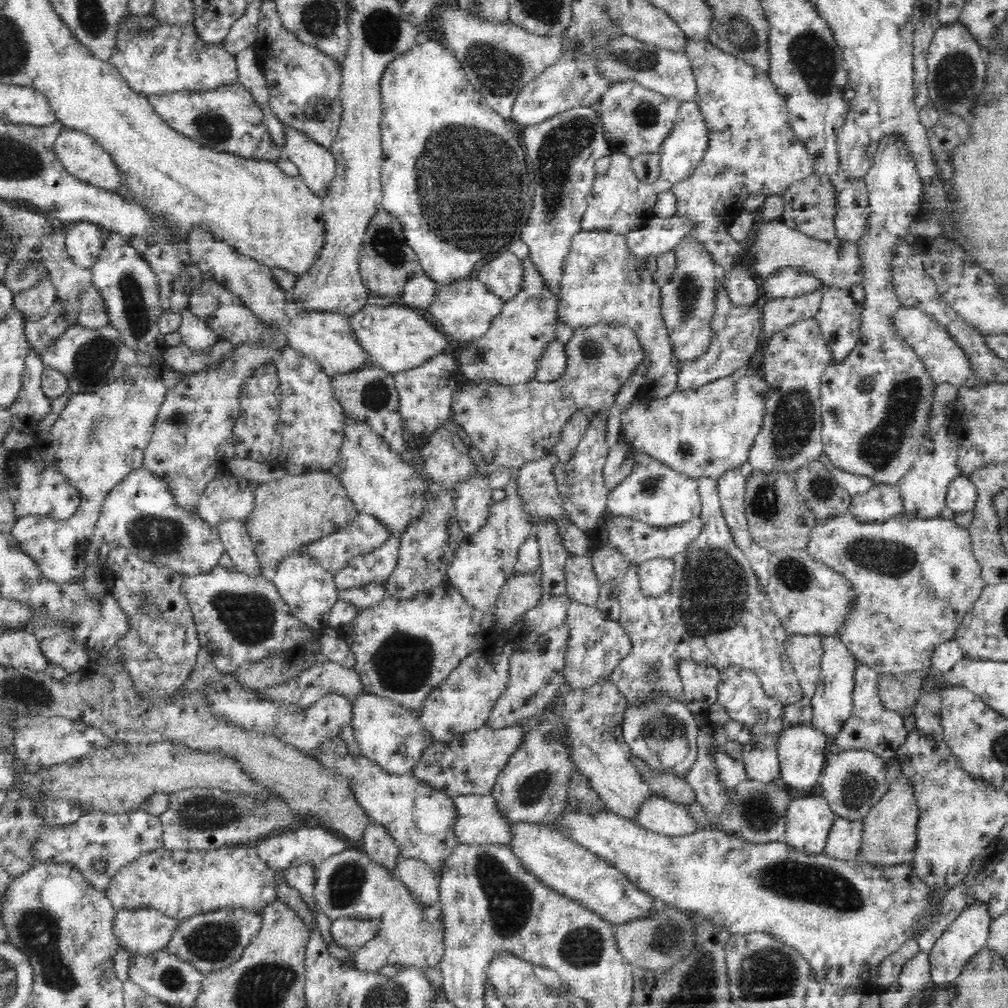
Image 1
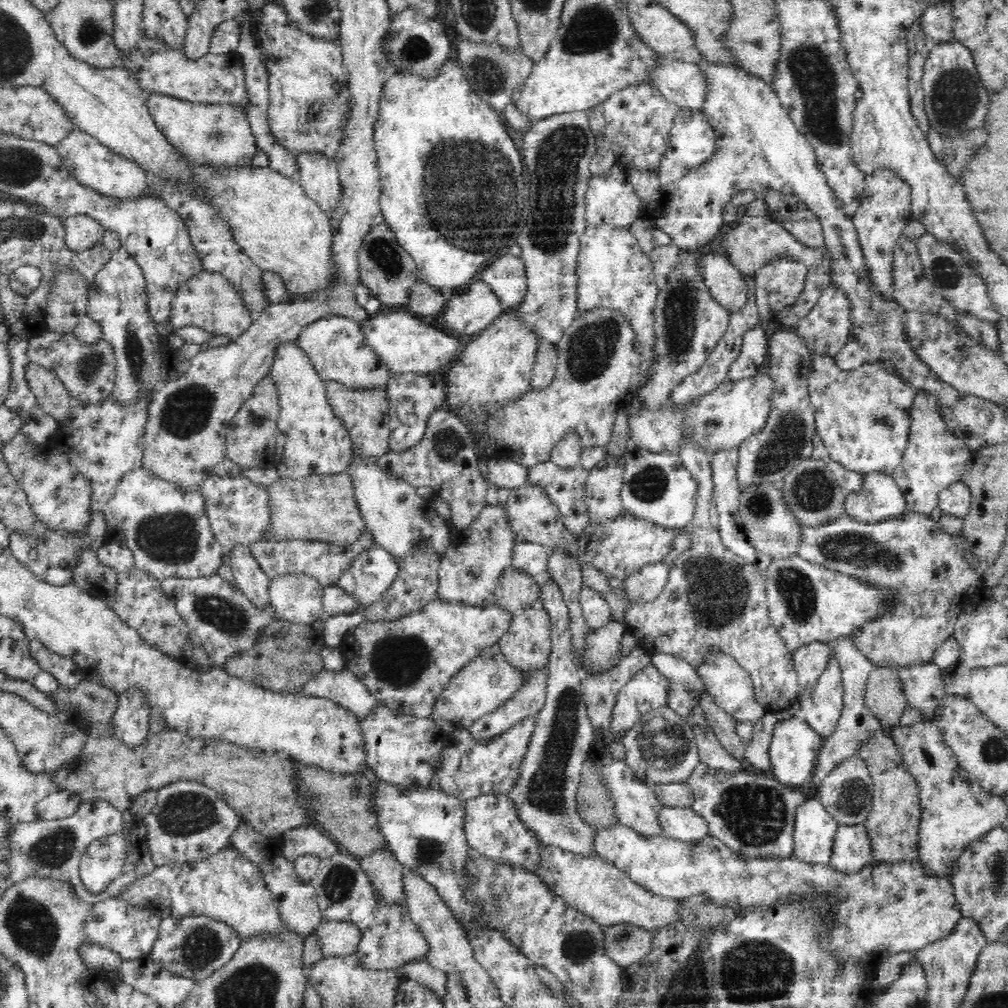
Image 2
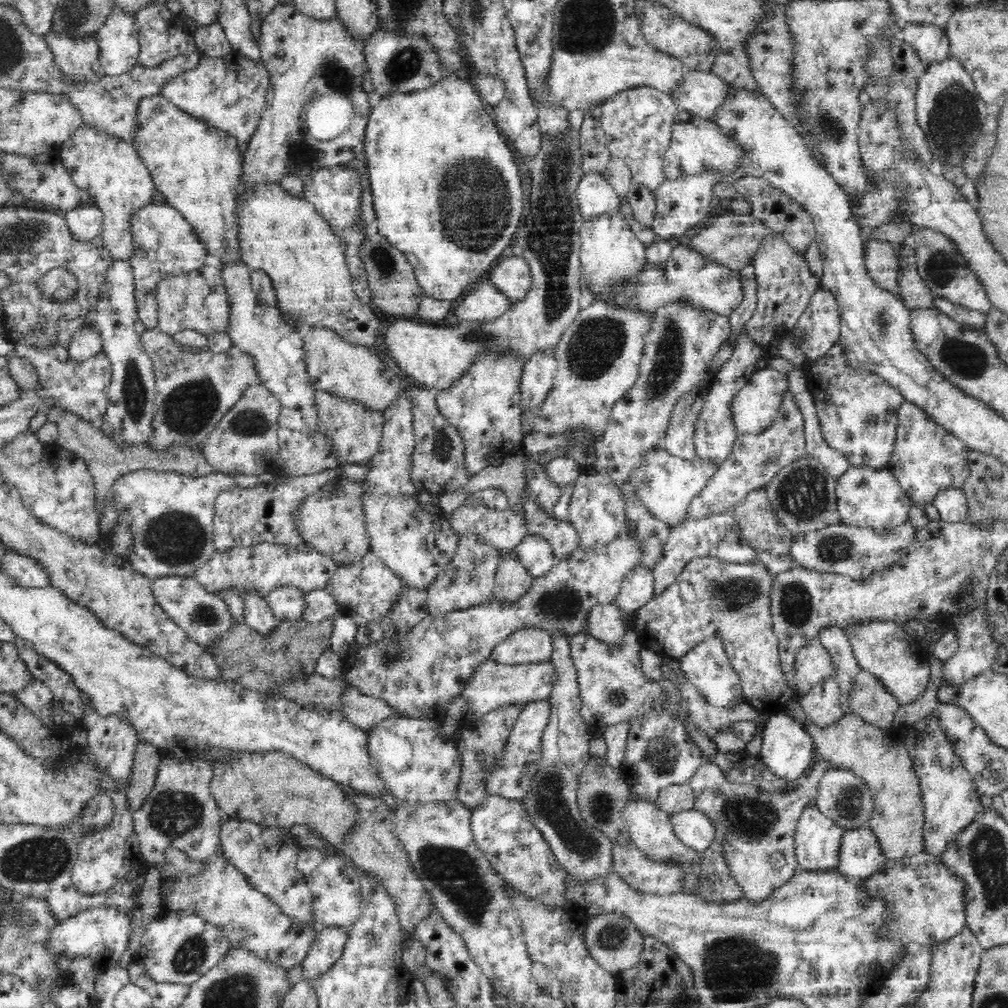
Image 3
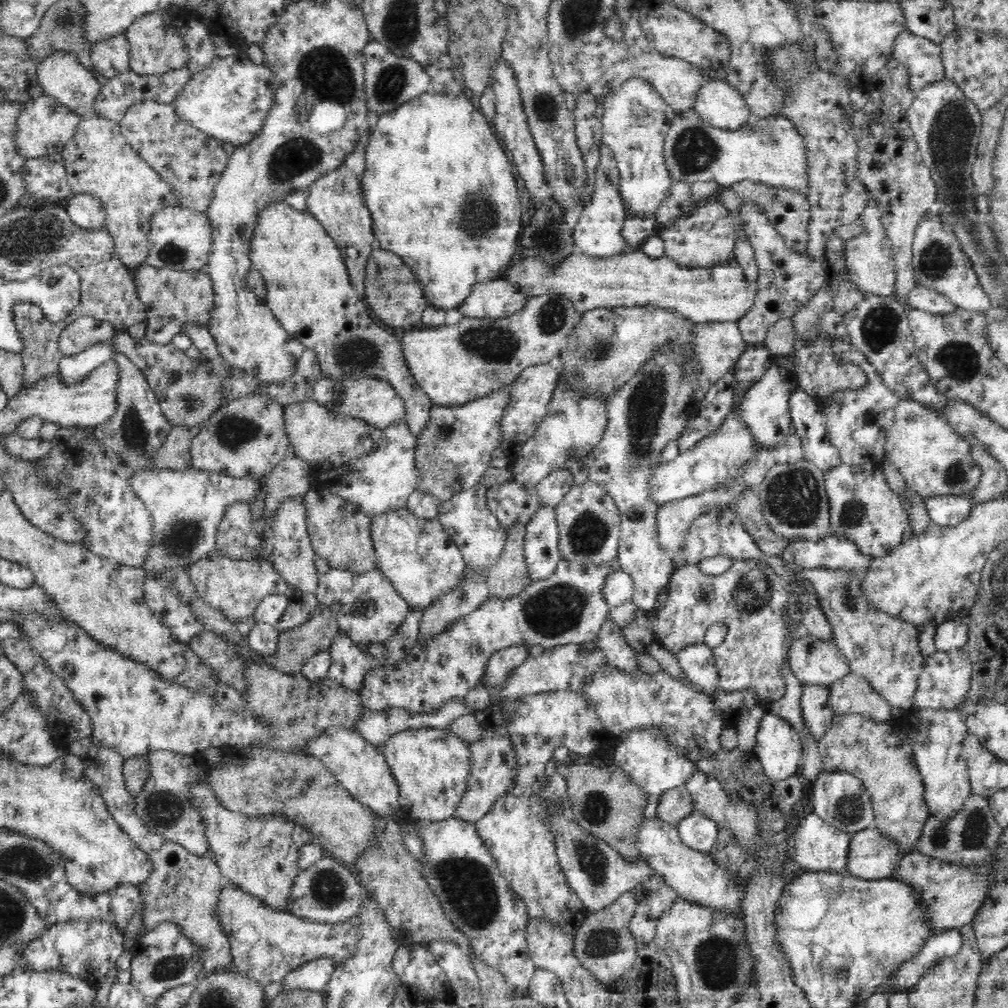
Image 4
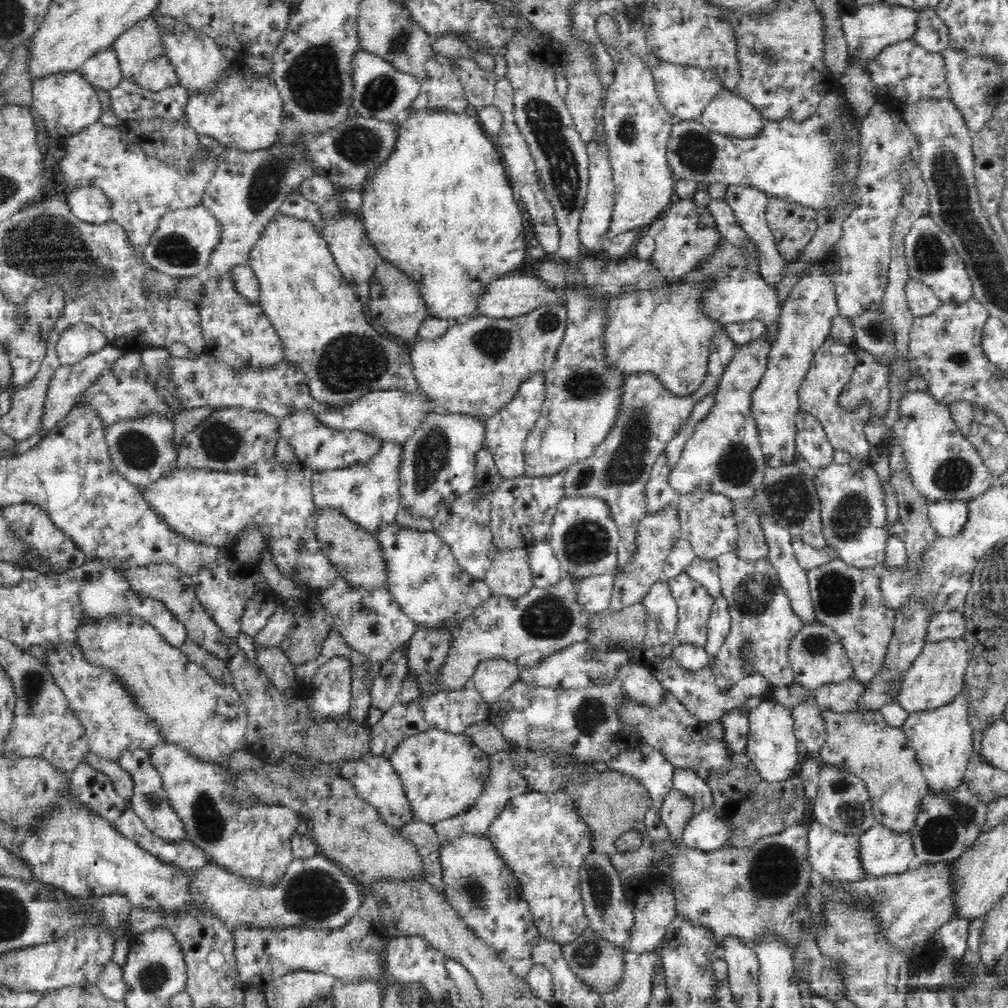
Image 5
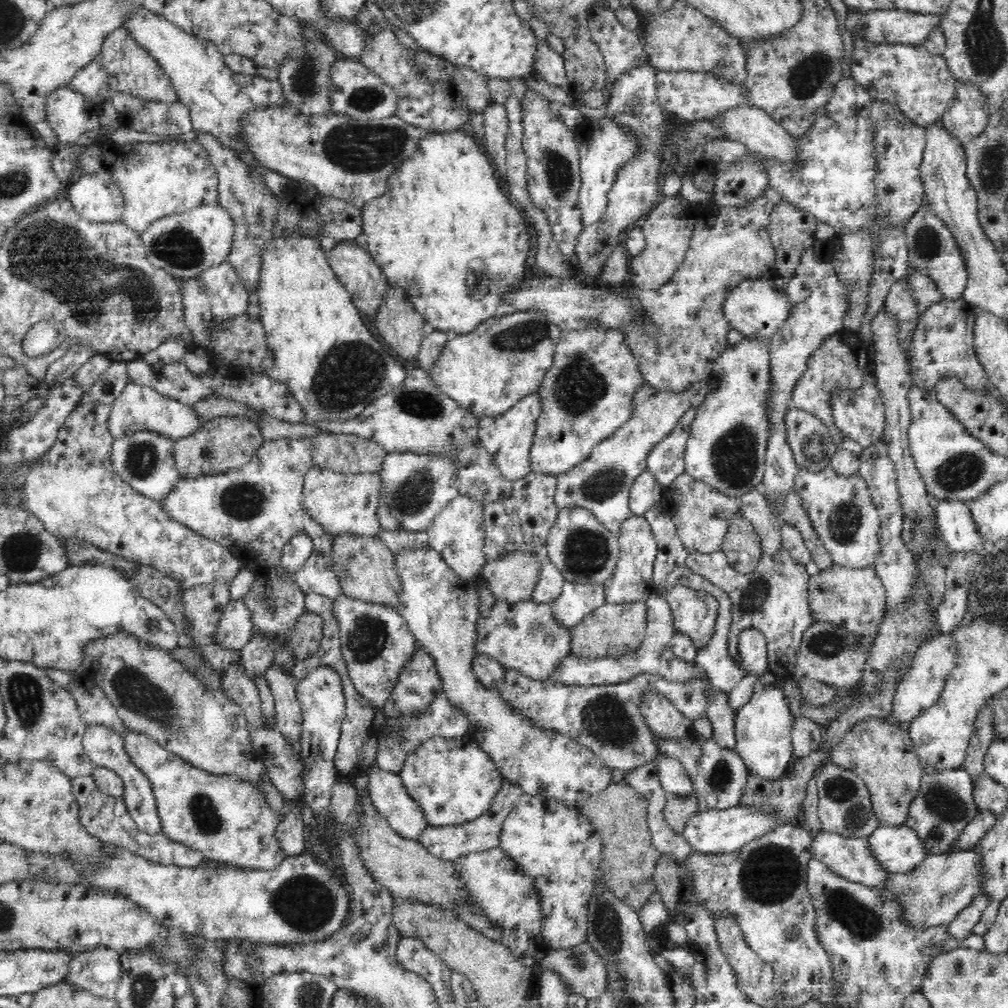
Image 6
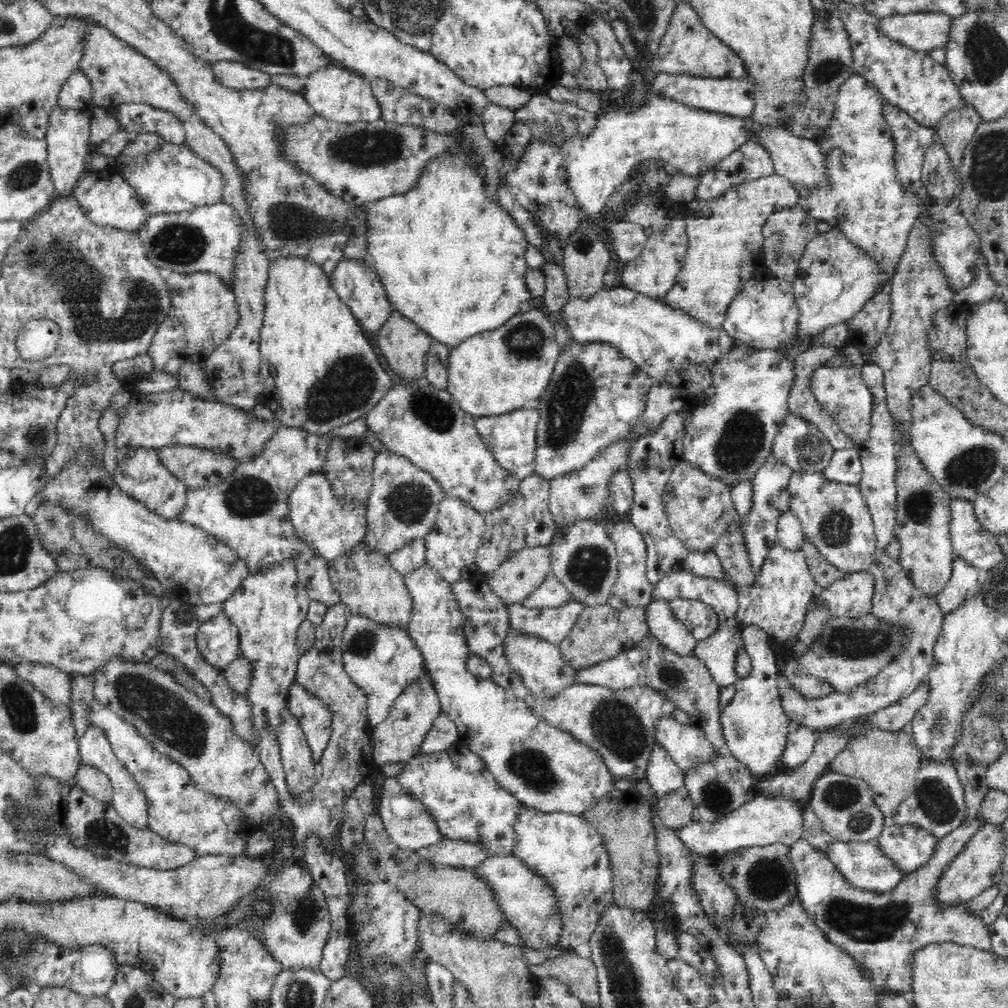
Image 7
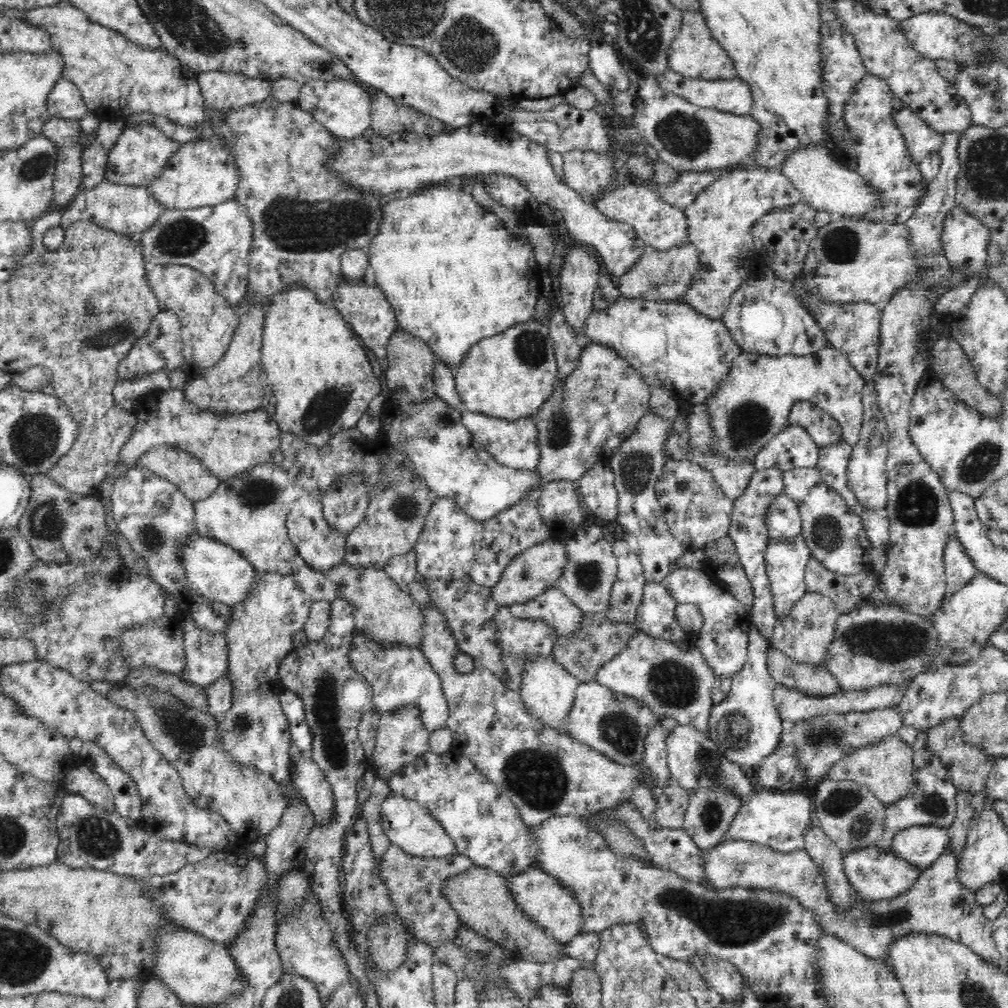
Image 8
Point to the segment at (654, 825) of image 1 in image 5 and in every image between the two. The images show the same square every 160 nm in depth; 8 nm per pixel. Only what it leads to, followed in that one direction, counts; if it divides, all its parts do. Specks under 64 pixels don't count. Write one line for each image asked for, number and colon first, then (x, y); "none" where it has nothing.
2: (681, 823)
3: (692, 827)
4: (696, 830)
5: (704, 831)

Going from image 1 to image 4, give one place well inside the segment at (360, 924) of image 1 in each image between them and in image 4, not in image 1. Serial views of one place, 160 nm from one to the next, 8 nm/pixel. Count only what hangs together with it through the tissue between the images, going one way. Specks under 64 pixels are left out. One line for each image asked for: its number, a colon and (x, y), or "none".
2: (337, 939)
3: (329, 944)
4: (313, 975)

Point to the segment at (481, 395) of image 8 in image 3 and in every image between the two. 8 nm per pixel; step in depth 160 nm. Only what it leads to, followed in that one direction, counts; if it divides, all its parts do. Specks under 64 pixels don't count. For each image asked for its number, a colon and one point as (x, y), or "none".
3: (433, 357)
4: (453, 364)
5: (476, 367)
6: (488, 370)
7: (506, 368)

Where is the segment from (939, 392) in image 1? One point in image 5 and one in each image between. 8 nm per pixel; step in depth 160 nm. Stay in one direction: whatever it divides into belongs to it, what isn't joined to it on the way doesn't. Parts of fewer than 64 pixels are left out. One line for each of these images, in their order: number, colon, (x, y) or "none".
2: (935, 458)
3: (927, 459)
4: (933, 459)
5: (942, 463)

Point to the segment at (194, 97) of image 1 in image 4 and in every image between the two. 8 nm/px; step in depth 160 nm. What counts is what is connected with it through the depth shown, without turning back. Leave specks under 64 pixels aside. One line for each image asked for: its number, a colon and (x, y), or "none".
2: (220, 134)
3: (197, 167)
4: (189, 160)

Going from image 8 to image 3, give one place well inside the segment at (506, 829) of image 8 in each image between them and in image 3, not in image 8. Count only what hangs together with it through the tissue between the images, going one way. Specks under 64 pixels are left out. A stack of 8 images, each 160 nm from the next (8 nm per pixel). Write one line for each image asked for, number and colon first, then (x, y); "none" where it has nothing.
3: (418, 763)
4: (430, 765)
5: (443, 774)
6: (453, 781)
7: (466, 801)

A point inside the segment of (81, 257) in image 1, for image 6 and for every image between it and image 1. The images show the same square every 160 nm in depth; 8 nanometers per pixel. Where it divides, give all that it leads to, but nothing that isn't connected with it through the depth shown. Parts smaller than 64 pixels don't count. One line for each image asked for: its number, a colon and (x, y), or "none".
2: (82, 233)
3: (85, 223)
4: (86, 212)
5: (89, 204)
6: (96, 198)

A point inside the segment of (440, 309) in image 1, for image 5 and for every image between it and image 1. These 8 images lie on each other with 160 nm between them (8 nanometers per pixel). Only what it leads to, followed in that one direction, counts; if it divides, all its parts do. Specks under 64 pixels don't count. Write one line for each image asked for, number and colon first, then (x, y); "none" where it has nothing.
2: (468, 314)
3: (486, 304)
4: (496, 299)
5: (509, 297)

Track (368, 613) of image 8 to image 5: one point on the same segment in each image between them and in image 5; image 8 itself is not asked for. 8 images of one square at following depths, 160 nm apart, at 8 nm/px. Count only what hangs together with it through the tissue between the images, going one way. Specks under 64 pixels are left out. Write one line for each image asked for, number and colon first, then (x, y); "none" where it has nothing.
5: (354, 552)
6: (365, 565)
7: (368, 584)

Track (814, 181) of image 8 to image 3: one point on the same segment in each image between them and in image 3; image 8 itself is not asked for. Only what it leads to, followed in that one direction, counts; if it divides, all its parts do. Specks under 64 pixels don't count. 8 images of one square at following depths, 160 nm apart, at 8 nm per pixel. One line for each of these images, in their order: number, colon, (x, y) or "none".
3: (700, 92)
4: (716, 102)
5: (728, 113)
6: (746, 123)
7: (800, 160)

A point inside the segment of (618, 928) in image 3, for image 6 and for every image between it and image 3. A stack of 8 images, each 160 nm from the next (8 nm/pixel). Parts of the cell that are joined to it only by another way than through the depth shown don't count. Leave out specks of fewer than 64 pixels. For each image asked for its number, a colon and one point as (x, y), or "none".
4: (604, 944)
5: (599, 963)
6: (585, 970)

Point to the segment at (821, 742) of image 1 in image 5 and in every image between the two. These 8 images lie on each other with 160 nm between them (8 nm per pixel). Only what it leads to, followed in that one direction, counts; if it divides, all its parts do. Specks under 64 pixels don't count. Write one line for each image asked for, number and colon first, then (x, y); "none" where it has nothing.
2: (794, 751)
3: (788, 750)
4: (779, 748)
5: (773, 746)

